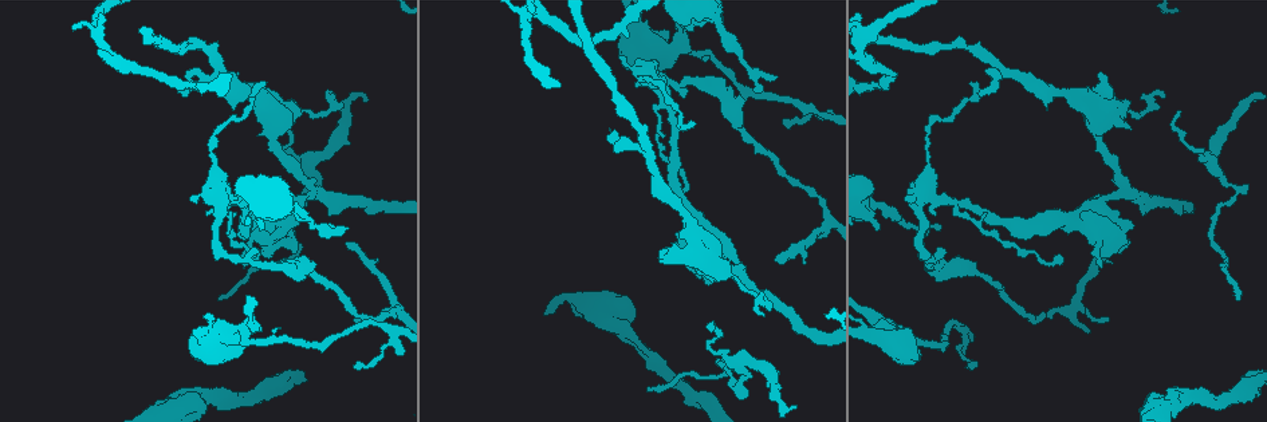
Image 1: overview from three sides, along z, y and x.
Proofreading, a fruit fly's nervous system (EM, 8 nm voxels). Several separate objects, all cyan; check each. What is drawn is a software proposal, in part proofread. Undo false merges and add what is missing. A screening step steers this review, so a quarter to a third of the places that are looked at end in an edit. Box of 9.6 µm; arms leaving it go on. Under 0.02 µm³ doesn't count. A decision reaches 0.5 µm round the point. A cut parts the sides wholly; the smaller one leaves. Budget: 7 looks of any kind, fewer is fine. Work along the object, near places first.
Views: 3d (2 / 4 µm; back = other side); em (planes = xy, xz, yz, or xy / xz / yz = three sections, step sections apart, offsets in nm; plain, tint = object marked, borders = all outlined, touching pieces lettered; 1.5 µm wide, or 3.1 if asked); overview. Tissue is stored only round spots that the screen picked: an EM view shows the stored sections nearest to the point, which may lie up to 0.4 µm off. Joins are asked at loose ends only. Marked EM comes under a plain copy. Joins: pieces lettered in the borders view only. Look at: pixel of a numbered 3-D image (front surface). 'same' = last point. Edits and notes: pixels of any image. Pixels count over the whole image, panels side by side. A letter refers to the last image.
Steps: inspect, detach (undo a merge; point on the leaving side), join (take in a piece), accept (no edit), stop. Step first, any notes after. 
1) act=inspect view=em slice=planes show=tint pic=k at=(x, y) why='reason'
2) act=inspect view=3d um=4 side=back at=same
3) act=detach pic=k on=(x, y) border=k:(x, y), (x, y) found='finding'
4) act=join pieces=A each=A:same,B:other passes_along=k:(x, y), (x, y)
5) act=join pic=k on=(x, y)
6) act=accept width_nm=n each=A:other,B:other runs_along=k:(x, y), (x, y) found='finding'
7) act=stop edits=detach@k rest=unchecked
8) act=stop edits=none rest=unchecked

act=inspect view=3d um=4 pic=1 at=(391, 332) why='abrupt turn'

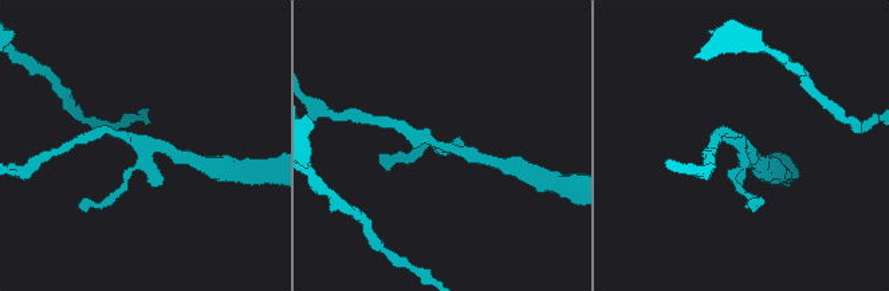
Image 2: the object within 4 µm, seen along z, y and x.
act=inspect view=em slice=xz step=8 show=tint pic=2 at=(143, 150) why='now the EM'

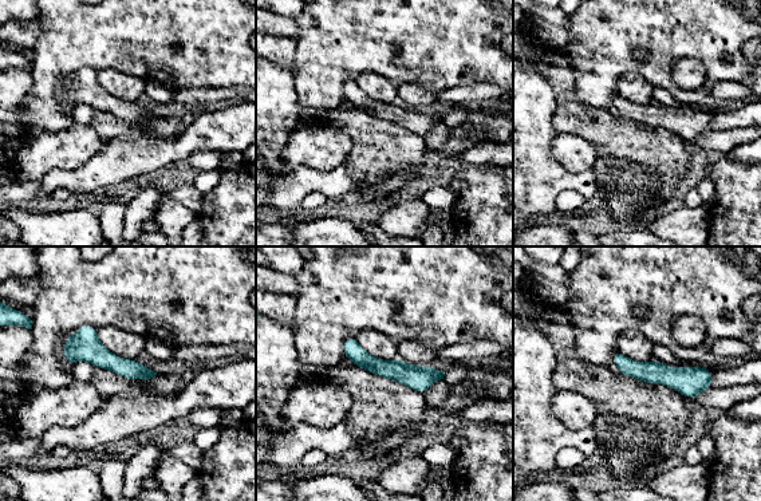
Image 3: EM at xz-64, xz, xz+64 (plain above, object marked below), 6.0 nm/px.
act=inspect view=em slice=planes show=borders at=same why='cut it another way'

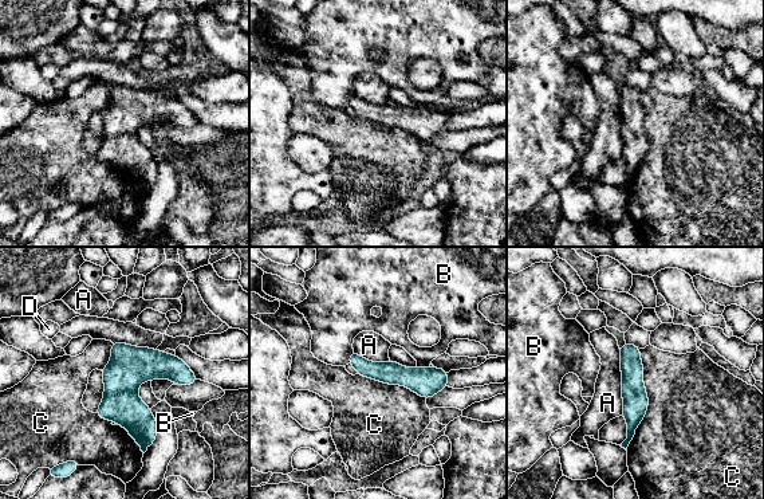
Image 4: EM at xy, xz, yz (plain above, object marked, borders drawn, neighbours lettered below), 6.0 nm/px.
act=accept width_nm=140 each=A:other,B:other,C:other,D:other runs_along=4:(114, 345), (144, 447) found='all the same neuron'

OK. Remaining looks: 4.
act=inspect view=em slice=planes show=borders pic=1 at=(217, 298) why='end of a long branch'

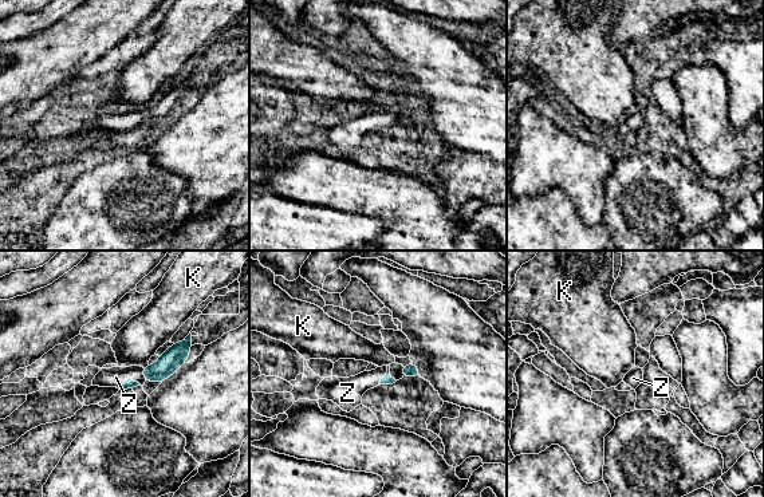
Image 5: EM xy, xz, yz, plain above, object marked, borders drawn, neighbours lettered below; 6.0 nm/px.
act=join pieces=Z each=K:other,Z:same passes_along=5:(386, 379), (386, 374), (349, 391) found='it goes on there'

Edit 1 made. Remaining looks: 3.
act=stop edits=join@5 rest=unchecked

